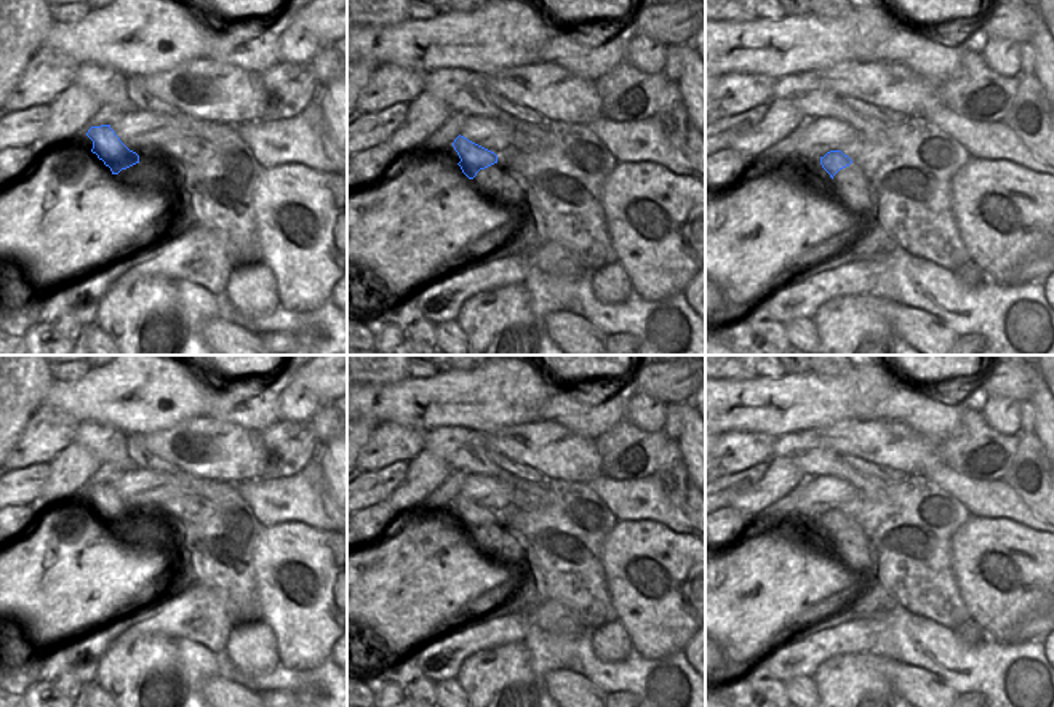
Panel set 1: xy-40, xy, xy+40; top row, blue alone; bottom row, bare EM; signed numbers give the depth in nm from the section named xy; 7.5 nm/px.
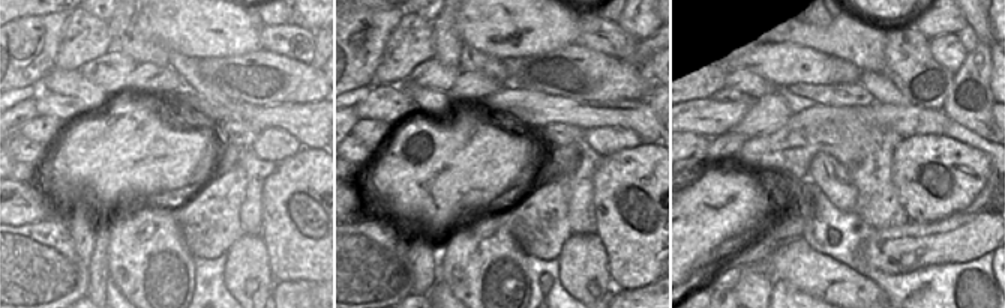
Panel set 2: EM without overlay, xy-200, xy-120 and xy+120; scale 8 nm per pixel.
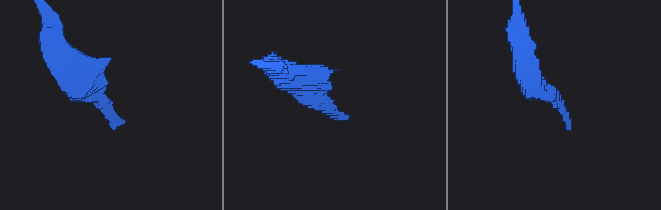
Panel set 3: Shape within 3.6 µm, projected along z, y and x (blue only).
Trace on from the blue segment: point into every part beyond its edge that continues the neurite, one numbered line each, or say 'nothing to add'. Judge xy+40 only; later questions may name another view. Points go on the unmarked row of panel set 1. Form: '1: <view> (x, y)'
1: xy+40 (856, 552).

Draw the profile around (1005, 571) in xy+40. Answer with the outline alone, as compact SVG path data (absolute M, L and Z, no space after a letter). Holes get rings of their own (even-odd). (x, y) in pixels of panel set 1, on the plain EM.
M971 517L952 537L952 568L971 619L1000 643L1022 643L1020 629L1054 605L1051 533Z

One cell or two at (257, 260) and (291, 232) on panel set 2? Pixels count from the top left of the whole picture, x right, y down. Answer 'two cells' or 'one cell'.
two cells

